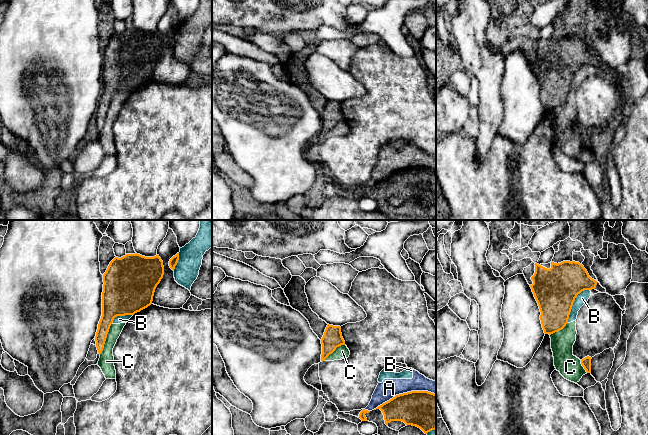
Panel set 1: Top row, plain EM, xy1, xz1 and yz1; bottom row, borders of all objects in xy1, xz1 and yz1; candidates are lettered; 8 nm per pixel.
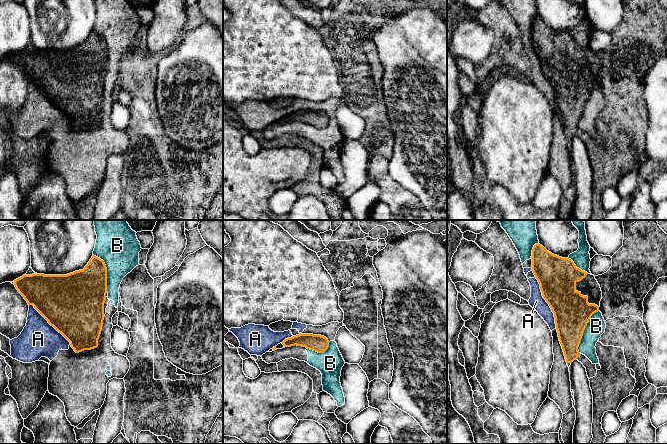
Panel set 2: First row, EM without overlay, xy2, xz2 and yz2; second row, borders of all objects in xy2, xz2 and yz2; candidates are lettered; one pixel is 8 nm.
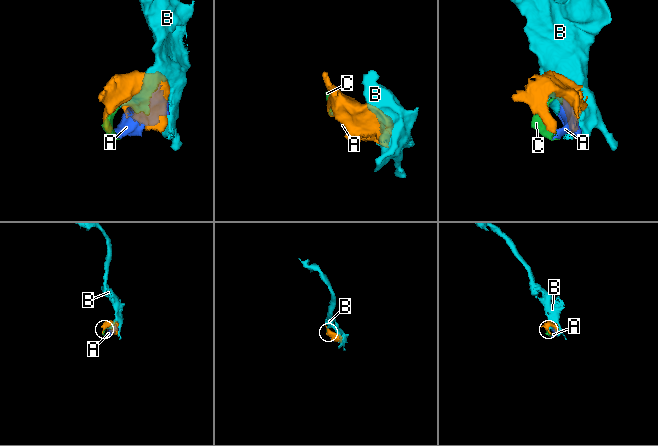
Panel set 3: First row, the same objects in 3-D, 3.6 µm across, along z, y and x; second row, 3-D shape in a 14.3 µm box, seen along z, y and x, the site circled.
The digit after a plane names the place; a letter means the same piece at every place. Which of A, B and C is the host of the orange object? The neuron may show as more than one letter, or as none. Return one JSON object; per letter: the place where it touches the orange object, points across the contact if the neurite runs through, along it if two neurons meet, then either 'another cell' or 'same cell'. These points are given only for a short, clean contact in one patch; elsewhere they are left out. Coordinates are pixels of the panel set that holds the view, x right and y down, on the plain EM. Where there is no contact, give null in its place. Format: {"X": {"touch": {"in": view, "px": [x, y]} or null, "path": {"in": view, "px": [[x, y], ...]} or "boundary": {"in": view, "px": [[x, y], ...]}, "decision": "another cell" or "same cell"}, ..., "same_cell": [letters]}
{"A": {"touch": {"in": "xz1", "px": [404, 169]}, "decision": "another cell"}, "B": {"touch": {"in": "yz2", "px": [583, 107]}, "decision": "another cell"}, "C": {"touch": {"in": "xy1", "px": [106, 113]}, "decision": "another cell"}, "same_cell": []}

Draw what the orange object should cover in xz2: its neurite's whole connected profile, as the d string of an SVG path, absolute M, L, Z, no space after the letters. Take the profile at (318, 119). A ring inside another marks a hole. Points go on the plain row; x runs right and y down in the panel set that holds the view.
M299 110L285 115L282 120L284 123L302 122L318 129L324 129L329 123L329 117L326 113L313 110Z

